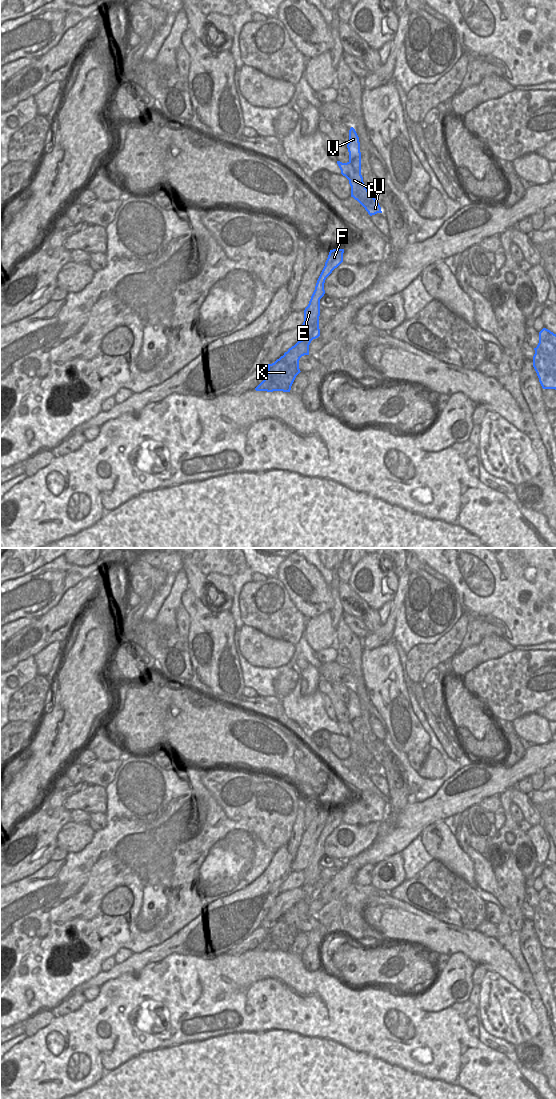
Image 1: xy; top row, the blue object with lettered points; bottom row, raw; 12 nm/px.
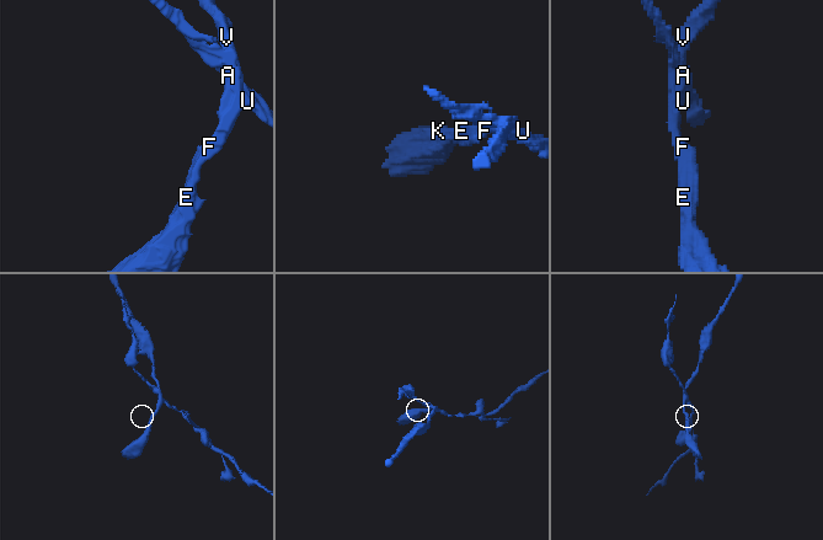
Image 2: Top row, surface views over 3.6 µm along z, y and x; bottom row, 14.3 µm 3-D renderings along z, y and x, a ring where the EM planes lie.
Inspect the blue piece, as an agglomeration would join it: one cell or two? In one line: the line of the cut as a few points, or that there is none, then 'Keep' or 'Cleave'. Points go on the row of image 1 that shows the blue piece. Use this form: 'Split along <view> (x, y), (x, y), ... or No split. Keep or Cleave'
Split along xy (349, 160), (353, 168), (360, 175). Cleave.

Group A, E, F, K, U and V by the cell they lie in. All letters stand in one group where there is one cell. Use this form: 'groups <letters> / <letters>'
groups A U / E F K V

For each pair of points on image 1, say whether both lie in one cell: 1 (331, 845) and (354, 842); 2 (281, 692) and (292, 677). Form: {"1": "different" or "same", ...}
{"1": "same", "2": "same"}

